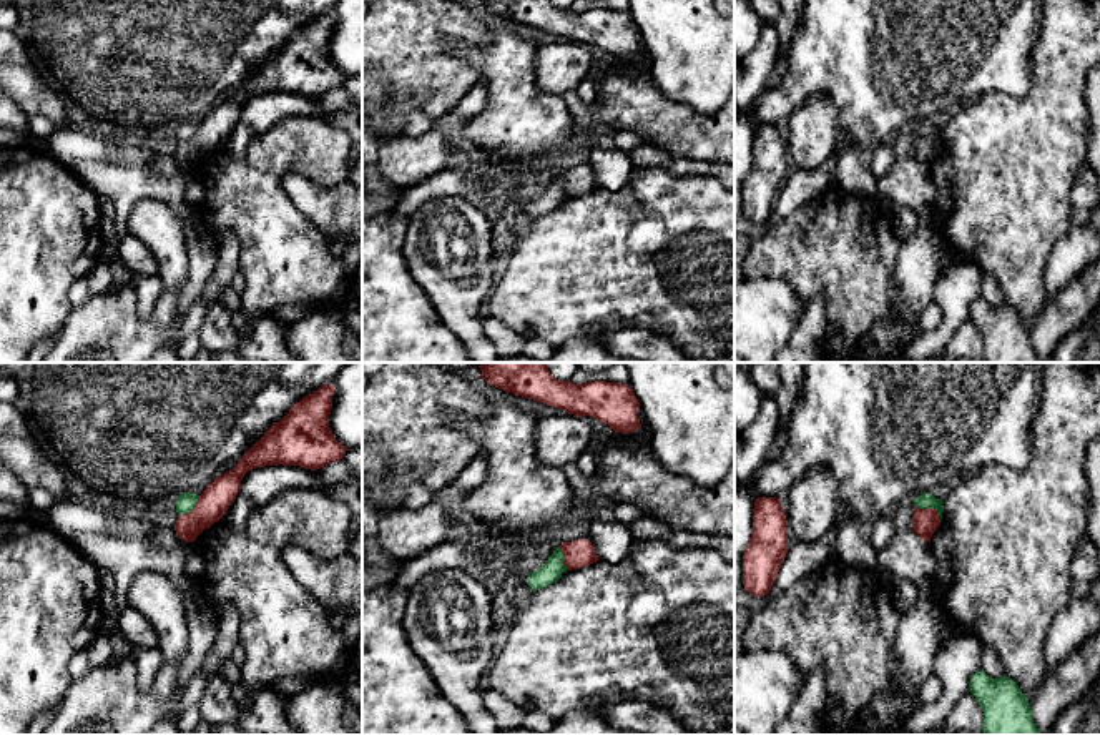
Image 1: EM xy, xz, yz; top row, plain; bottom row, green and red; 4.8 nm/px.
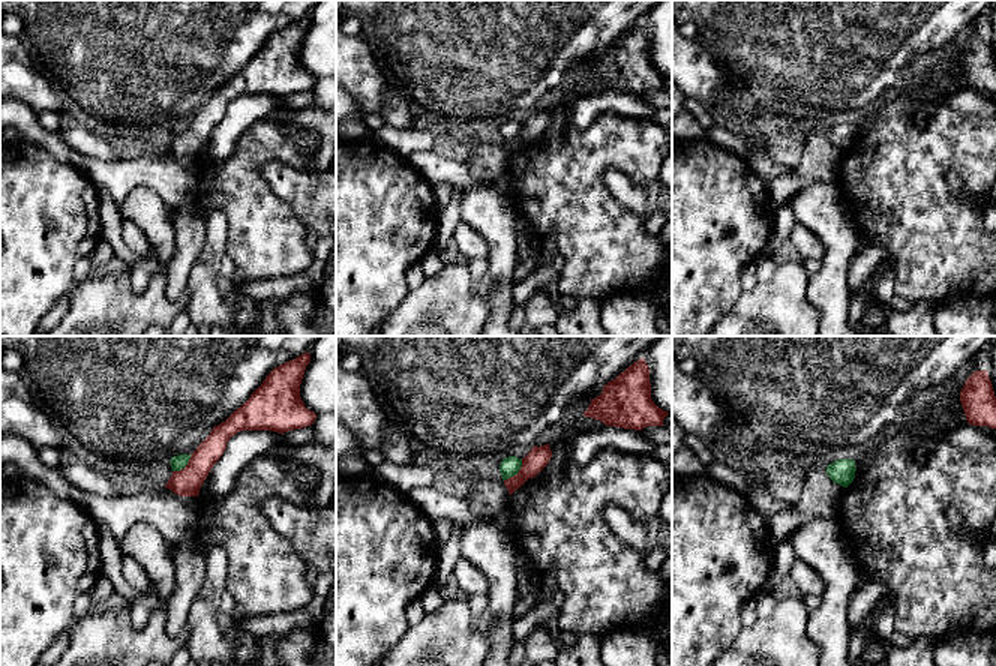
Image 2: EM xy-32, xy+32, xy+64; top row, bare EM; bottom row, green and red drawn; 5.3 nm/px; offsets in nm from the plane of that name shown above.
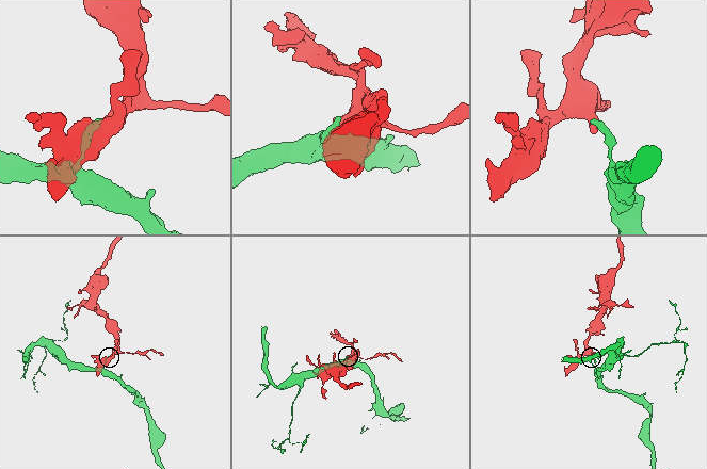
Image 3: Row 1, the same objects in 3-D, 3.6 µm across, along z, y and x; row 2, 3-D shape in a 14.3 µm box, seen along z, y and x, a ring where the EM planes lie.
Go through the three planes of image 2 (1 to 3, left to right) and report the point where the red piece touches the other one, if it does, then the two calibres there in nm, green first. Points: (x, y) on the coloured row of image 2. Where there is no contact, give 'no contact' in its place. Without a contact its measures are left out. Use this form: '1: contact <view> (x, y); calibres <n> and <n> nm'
1: contact xy-32 (185, 465); calibres 80 and 150 nm
2: contact xy+32 (516, 473); calibres 100 and 110 nm
3: no contact

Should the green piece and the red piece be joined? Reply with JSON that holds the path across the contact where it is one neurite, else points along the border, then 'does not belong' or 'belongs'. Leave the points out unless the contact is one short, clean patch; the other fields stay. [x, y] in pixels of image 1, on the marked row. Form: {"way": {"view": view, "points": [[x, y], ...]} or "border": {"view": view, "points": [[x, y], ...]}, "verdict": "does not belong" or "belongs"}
{"border": {"view": "yz", "points": [[916, 506], [934, 509], [939, 521]]}, "verdict": "does not belong"}

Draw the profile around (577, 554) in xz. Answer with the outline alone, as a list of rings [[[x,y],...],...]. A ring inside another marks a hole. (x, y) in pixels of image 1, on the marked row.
[[[588,539],[572,540],[558,545],[568,570],[587,567],[598,559],[593,544]]]

